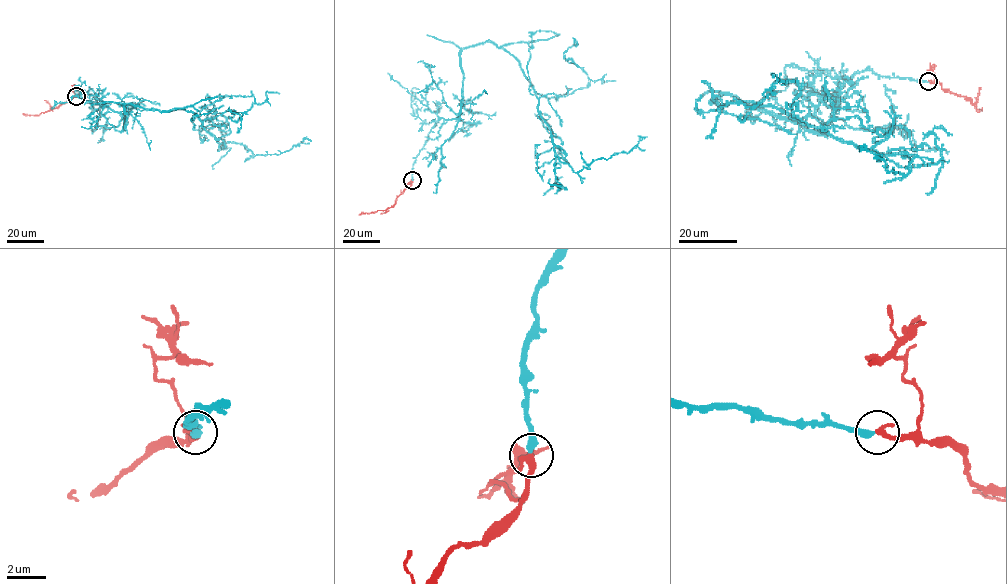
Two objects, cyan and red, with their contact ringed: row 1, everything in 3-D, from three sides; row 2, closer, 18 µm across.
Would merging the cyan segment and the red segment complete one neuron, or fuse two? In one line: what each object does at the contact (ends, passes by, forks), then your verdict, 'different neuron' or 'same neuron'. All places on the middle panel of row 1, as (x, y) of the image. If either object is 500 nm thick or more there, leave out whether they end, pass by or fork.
cyan ends there; red ends there; same neuron

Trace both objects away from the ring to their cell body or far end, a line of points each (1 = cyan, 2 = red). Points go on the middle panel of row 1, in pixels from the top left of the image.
1: (412, 180), (433, 126), (459, 117), (460, 52), (486, 41), (518, 61), (555, 154), (574, 172), (647, 136)
2: (412, 180), (390, 207), (358, 215)

